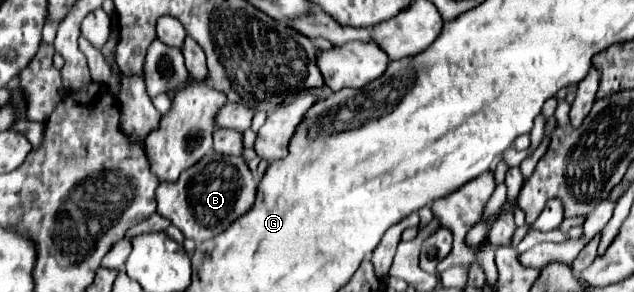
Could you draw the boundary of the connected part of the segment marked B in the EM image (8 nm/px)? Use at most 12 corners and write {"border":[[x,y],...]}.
{"border":[[206,154],[156,188],[158,214],[196,244],[256,200],[240,156]]}

